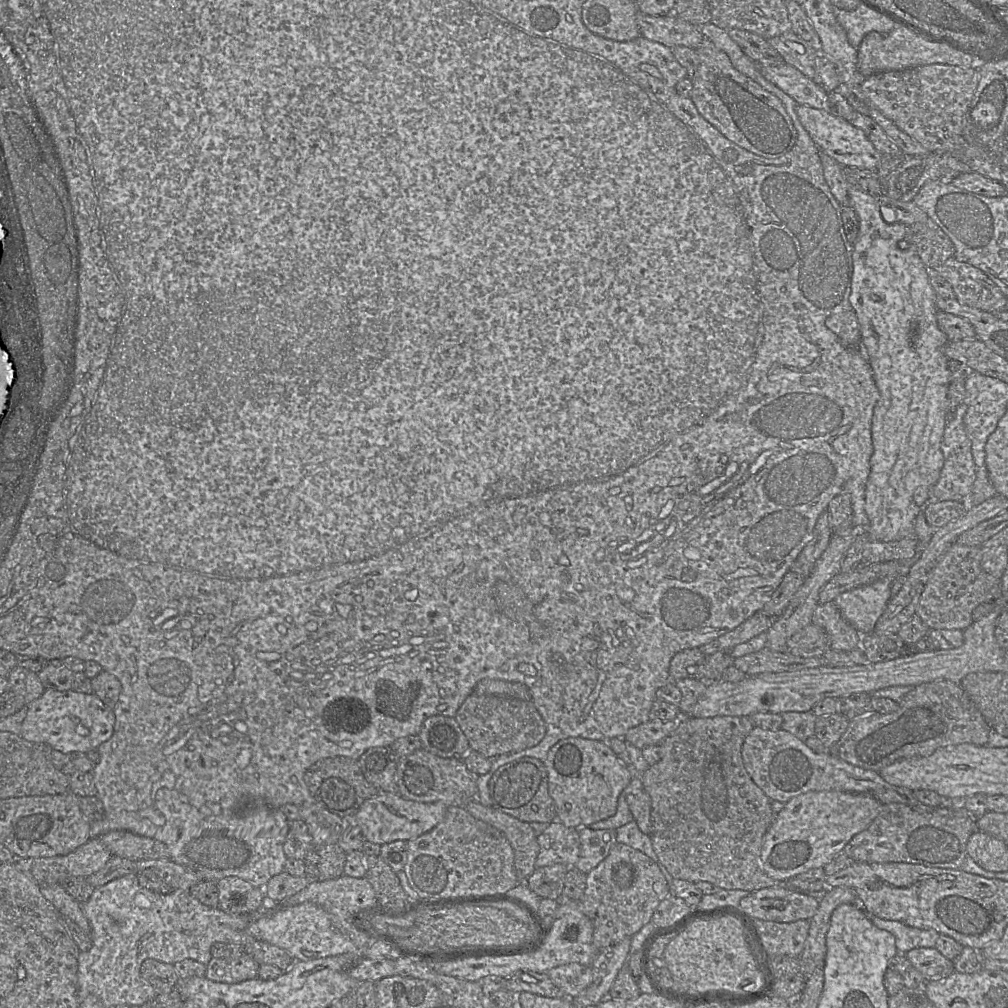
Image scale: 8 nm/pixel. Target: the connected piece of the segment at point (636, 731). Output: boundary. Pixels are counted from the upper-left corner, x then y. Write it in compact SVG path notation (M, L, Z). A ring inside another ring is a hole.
M650 719L630 729L623 739L639 749L651 745L659 746L676 729L676 726L677 721L675 720Z

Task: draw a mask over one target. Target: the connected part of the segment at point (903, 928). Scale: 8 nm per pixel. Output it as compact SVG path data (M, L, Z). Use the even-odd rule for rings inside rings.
M856 898L854 905L863 910L871 922L879 929L890 932L895 937L898 952L907 953L920 947L935 947L939 933L933 929L915 928L899 921L886 920L864 910L864 905Z

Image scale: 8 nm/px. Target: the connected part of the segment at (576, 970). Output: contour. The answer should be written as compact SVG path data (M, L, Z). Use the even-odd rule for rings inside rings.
M568 963L554 967L547 974L567 997L579 995L592 982L592 968L580 963Z

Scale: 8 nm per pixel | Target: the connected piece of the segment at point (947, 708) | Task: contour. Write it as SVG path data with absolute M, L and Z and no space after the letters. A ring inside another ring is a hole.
M945 679L919 684L908 692L898 705L898 709L892 713L873 711L852 719L841 738L828 748L828 752L855 766L878 772L897 760L928 756L941 747L962 743L986 745L988 742L992 727L960 684Z

